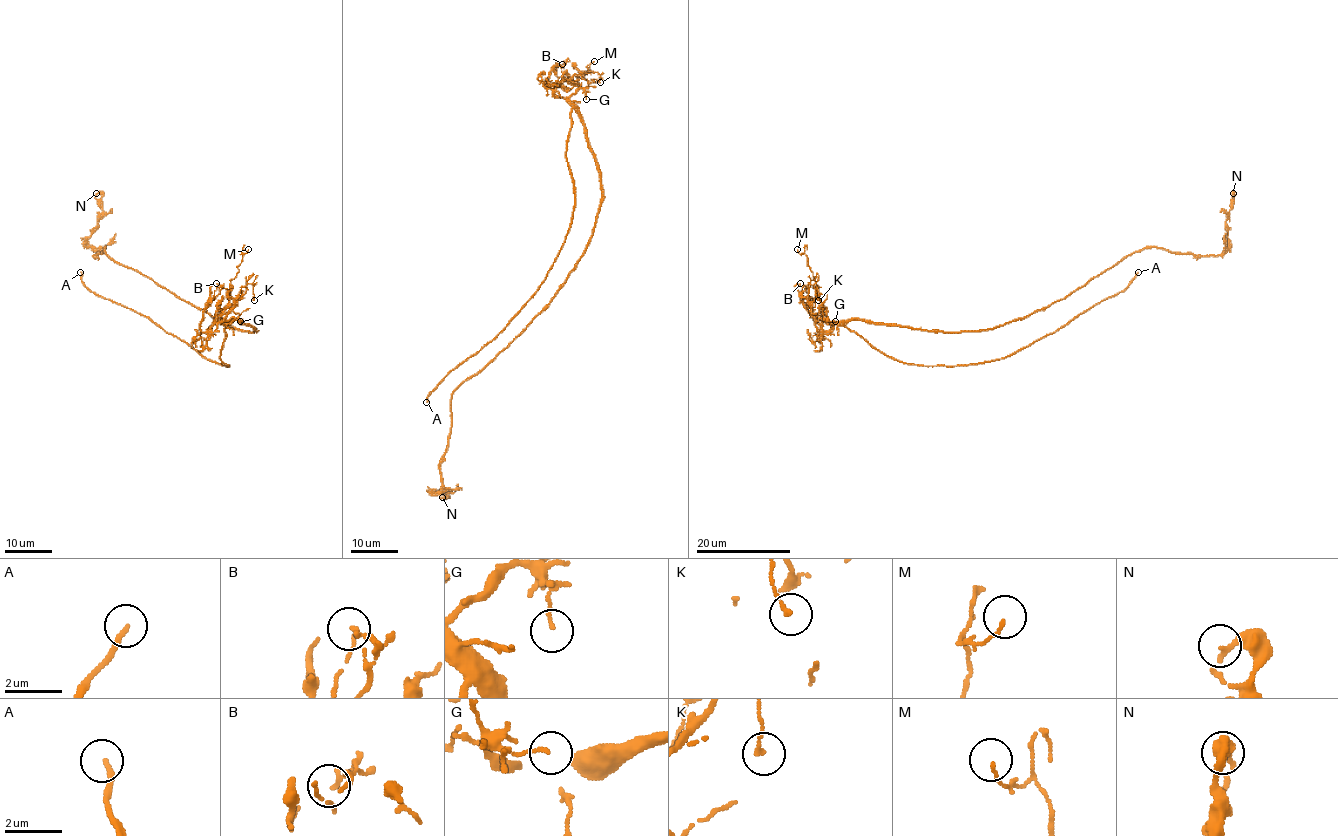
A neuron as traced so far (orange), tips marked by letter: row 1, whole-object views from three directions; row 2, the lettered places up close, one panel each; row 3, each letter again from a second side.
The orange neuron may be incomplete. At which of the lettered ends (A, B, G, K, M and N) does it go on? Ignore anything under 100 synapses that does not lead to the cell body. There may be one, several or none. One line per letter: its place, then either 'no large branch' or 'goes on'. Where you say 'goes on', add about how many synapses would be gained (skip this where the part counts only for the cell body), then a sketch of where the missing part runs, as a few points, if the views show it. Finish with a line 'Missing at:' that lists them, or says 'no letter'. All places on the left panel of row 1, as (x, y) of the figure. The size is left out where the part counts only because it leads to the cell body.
A: (80, 272) | goes on | (80, 272), (92, 255), (107, 251), (104, 245), (108, 225), (106, 220), (110, 227), (103, 228)
B: (216, 283) | no large branch
G: (240, 321) | no large branch
K: (254, 300) | no large branch
M: (248, 249) | no large branch
N: (96, 193) | no large branch
Missing at: A

